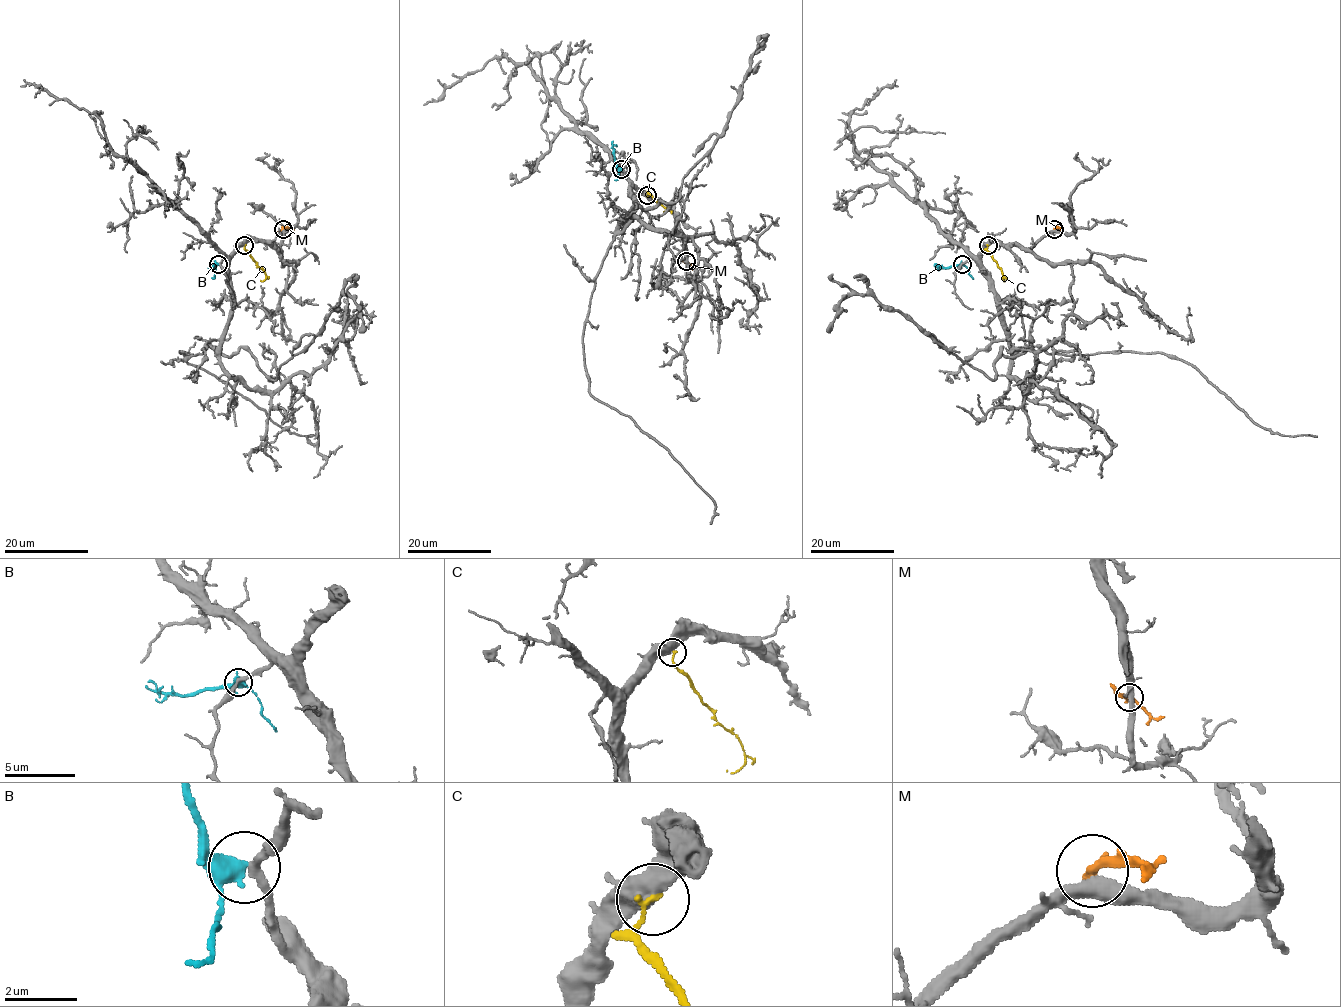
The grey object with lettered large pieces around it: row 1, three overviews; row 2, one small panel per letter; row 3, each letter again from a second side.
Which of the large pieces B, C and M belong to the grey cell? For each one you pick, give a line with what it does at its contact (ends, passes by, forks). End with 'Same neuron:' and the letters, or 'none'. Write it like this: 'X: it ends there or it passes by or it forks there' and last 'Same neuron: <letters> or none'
B: it passes by
Same neuron: B

